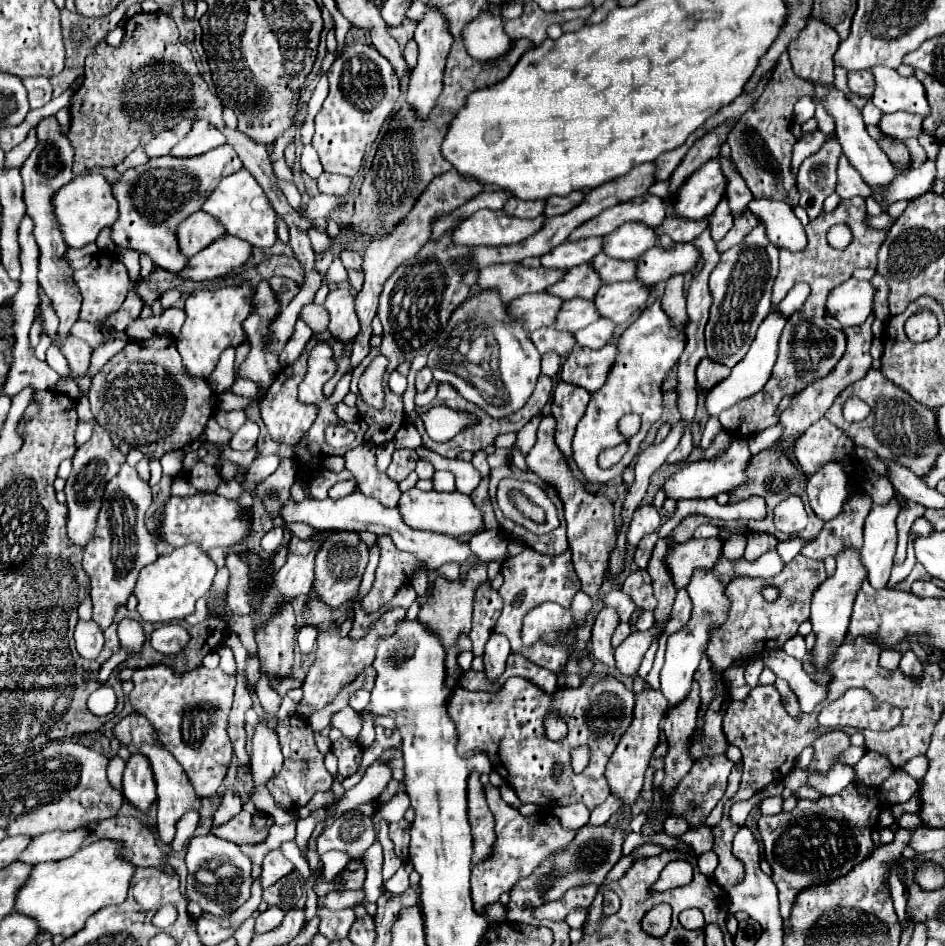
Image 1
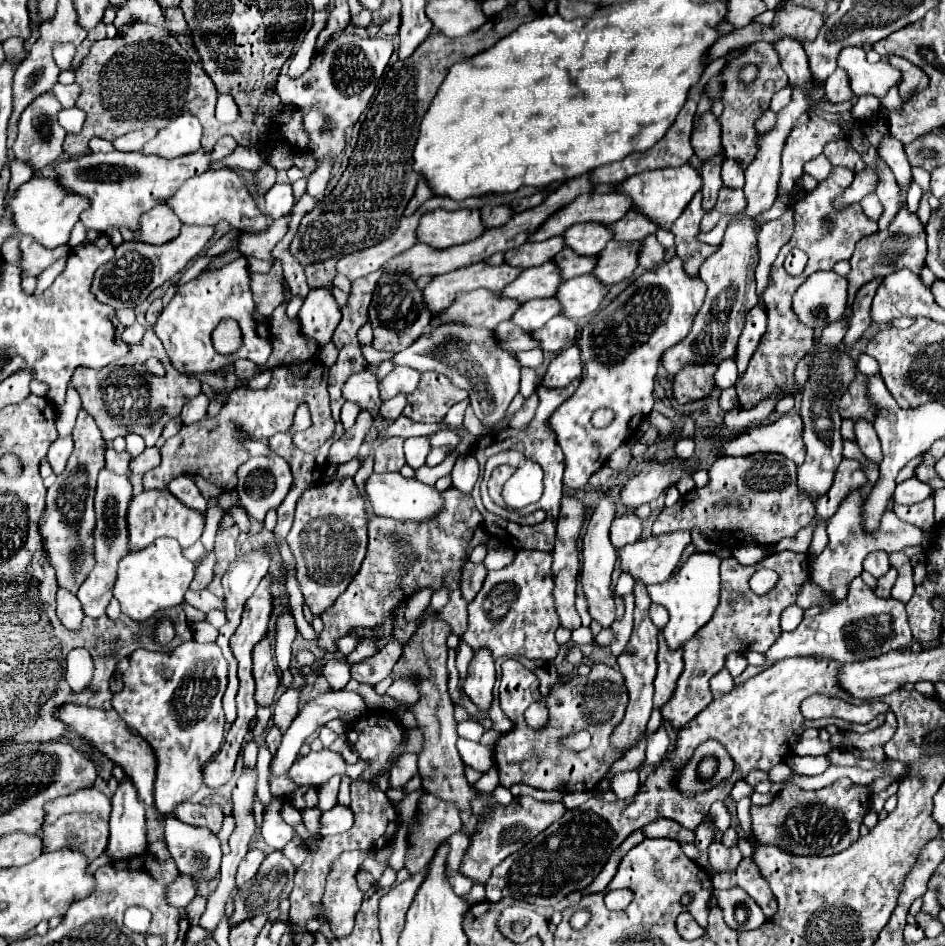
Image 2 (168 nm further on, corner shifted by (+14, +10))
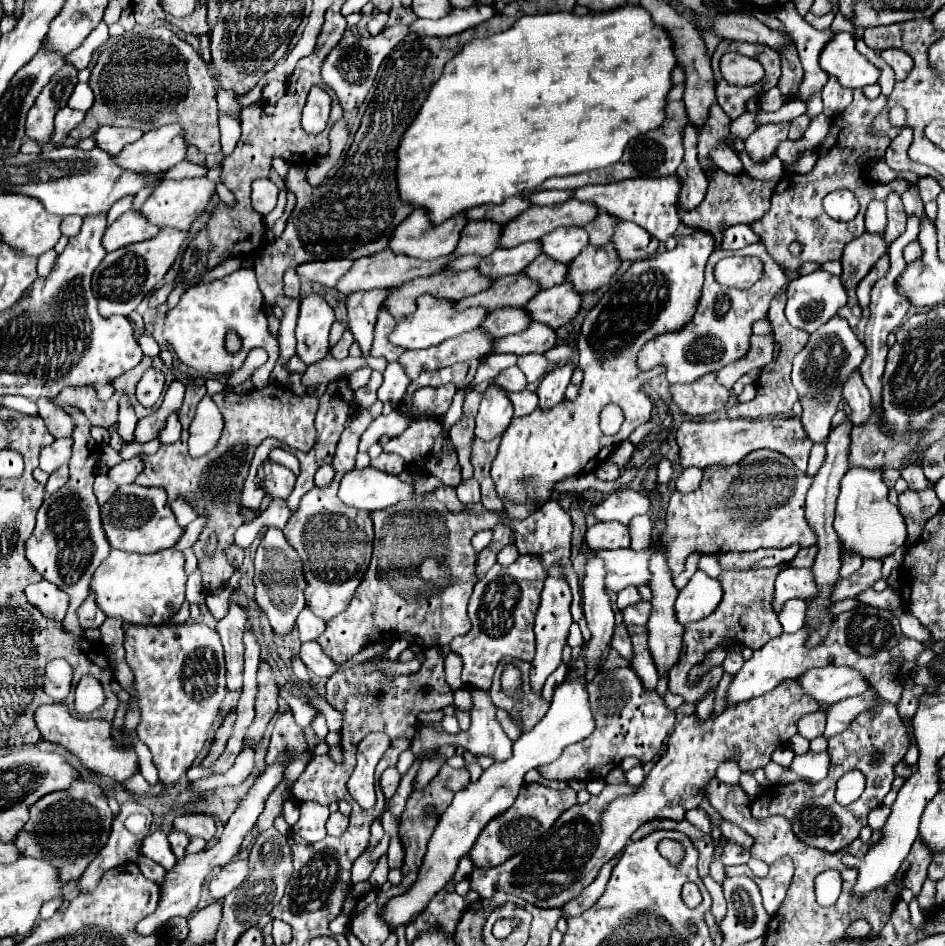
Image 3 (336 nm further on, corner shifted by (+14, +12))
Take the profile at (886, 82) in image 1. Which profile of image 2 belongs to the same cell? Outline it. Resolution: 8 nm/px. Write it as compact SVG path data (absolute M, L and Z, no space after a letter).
M848 46L846 50L842 50L842 56L838 56L838 66L848 72L850 88L856 96L872 94L884 98L892 86L898 86L902 82L902 74L896 68L884 62L868 62L862 48Z

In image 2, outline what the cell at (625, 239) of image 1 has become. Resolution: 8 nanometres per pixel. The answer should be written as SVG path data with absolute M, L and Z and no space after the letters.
M582 222L566 230L564 238L566 246L576 250L578 254L598 256L606 248L606 244L614 238L614 232L604 222Z

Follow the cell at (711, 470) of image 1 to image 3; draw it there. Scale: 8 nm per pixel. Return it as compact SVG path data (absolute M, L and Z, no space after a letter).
M636 490L612 492L594 508L594 518L600 522L616 520L620 524L630 524L630 520L638 514L646 514L646 496Z

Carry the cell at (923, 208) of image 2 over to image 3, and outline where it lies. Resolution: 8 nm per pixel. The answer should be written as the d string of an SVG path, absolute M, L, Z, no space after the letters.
M915 240L908 244L903 250L903 257L907 263L912 263L922 256L922 249L920 243Z

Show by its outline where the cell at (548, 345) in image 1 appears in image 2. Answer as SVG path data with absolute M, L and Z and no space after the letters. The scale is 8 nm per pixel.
M512 320L502 322L494 332L496 332L496 338L500 340L502 348L506 348L508 352L522 352L522 350L540 348L538 340L530 332L524 332L518 324L512 324Z

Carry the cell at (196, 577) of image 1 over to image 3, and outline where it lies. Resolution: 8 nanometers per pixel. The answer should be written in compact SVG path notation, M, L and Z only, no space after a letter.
M112 550L92 576L90 592L98 608L108 618L122 618L128 624L164 624L182 606L186 590L184 554L178 550L162 550L150 556Z

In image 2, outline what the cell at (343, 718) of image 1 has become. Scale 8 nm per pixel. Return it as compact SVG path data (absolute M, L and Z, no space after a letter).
M343 776L341 778L341 784L340 784L339 793L338 793L338 802L340 804L344 804L345 806L348 806L351 801L350 782L351 782L351 779L347 776Z

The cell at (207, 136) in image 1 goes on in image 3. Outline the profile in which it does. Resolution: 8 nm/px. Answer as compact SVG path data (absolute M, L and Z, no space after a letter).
M178 124L162 126L146 132L140 140L126 144L114 162L122 170L148 176L154 172L166 172L186 158L186 142L182 140L182 128Z

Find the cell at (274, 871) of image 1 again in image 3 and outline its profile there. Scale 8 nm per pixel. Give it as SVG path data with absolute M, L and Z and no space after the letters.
M234 860L234 862L226 864L220 872L216 872L210 878L210 882L208 882L208 894L214 900L224 898L234 888L238 888L238 884L242 884L242 880L246 878L246 872L248 872L248 860Z

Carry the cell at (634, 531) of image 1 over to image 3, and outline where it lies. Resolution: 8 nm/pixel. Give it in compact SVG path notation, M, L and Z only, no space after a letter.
M596 522L584 532L584 544L590 550L616 550L630 546L630 530L616 522Z

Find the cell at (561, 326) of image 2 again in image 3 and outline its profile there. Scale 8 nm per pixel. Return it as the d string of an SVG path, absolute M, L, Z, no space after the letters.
M528 324L526 330L522 330L520 334L512 334L512 336L504 336L492 342L492 350L490 354L530 354L530 352L546 352L554 346L556 342L556 332L546 328L544 324Z

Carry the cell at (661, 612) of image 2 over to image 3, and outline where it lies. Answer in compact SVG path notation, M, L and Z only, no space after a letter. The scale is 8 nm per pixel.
M638 602L634 606L628 606L622 610L622 620L626 624L638 624L638 626L646 626L650 618L650 602Z

